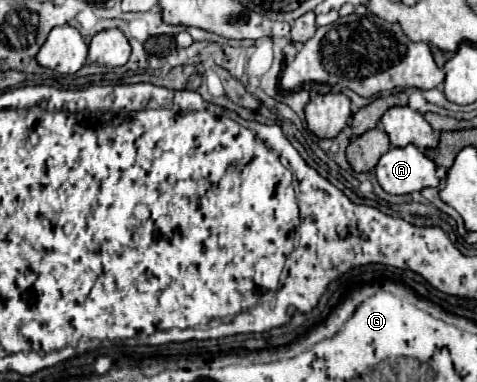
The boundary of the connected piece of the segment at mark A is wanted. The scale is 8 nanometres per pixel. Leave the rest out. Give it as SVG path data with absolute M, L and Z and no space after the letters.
M414 145L392 147L380 157L374 169L380 187L390 195L410 195L428 187L438 187L436 165Z

